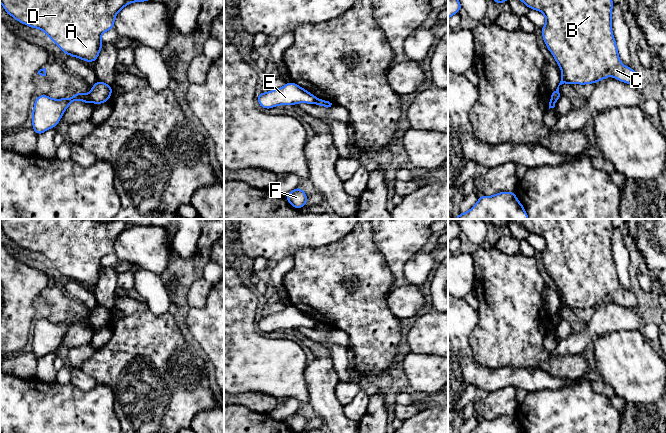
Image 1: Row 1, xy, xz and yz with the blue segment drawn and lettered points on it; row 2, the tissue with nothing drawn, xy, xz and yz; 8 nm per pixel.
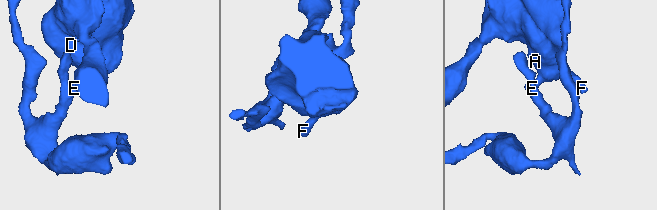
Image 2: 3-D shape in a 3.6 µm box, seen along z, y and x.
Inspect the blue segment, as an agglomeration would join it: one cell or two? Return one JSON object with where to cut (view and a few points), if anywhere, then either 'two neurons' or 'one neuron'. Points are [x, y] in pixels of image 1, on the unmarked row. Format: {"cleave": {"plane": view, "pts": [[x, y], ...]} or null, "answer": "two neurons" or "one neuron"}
{"cleave": {"plane": "xy", "pts": [[87, 319], [91, 324]]}, "answer": "two neurons"}

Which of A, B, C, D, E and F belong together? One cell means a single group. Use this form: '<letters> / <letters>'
A B C D F / E

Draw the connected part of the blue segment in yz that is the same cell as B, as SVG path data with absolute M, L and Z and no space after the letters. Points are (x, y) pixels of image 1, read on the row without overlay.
M489 219L497 228L507 226L510 220L521 224L529 233L542 236L546 248L541 252L543 264L562 294L561 305L551 322L561 321L559 310L568 308L586 309L597 307L609 299L621 306L639 309L635 295L624 290L619 282L617 269L612 257L611 219Z

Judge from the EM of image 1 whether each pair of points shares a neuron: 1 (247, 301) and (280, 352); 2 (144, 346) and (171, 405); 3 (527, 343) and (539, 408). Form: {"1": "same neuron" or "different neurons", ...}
{"1": "same neuron", "2": "same neuron", "3": "different neurons"}

